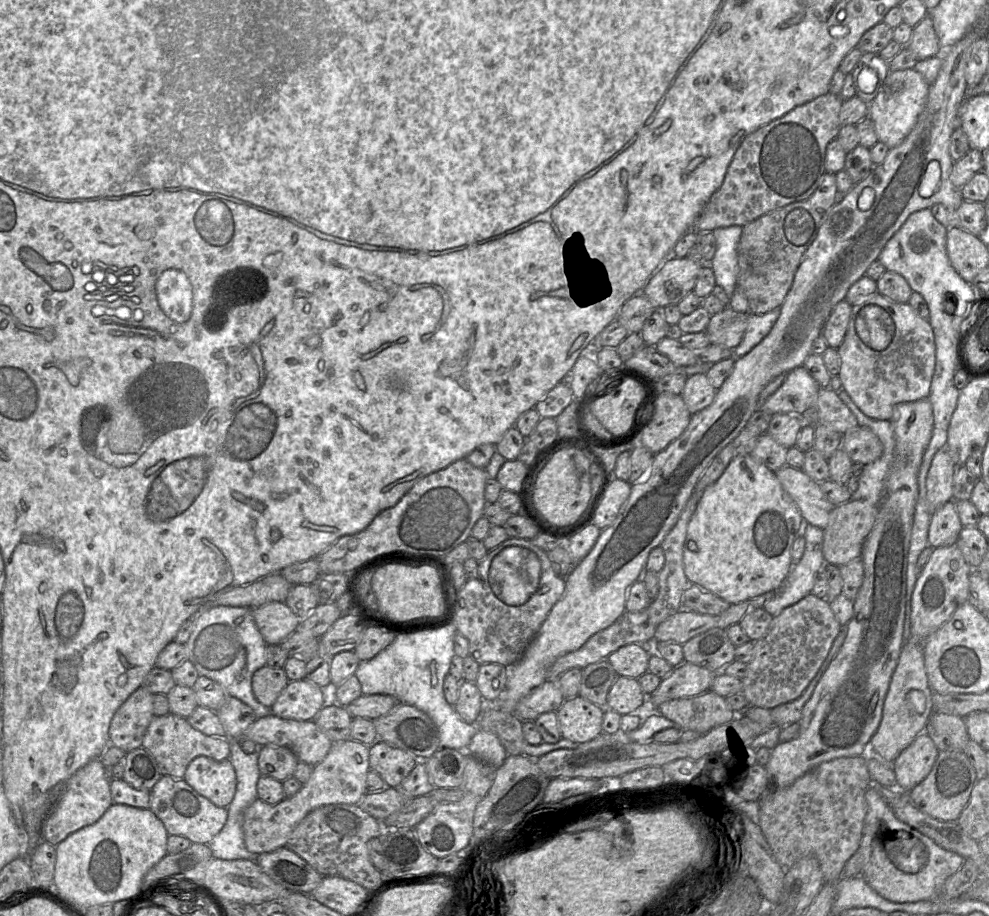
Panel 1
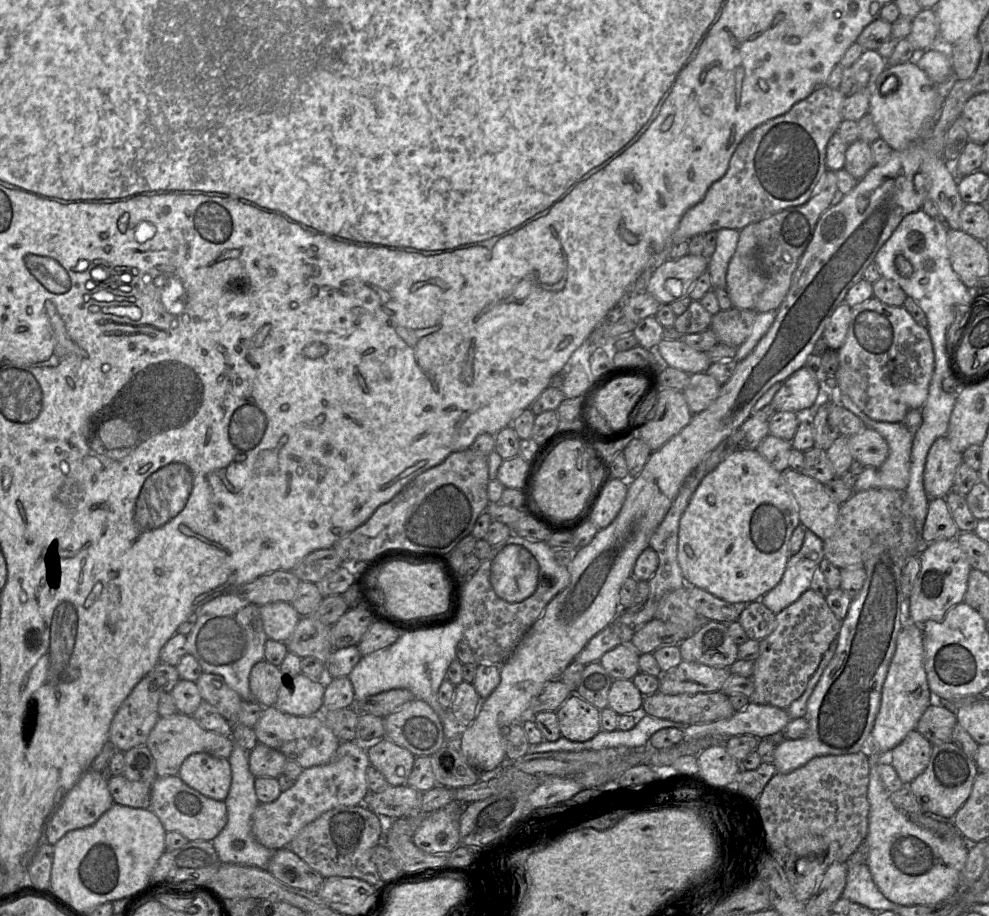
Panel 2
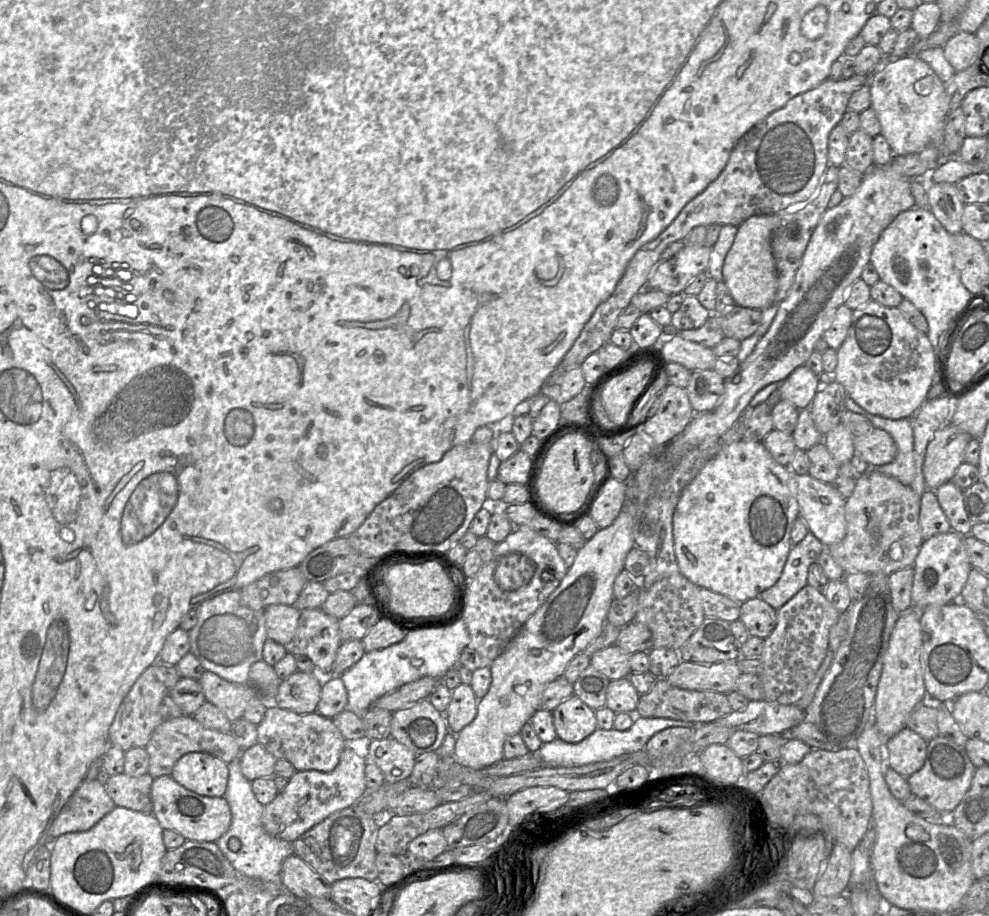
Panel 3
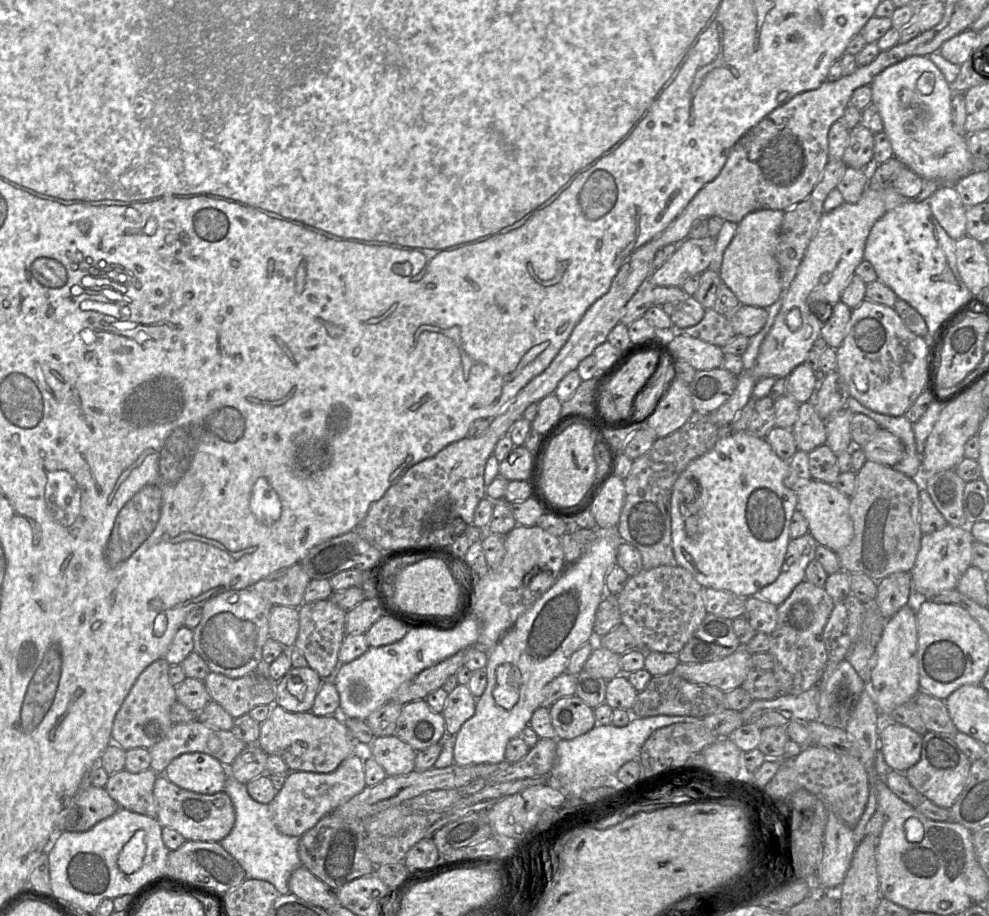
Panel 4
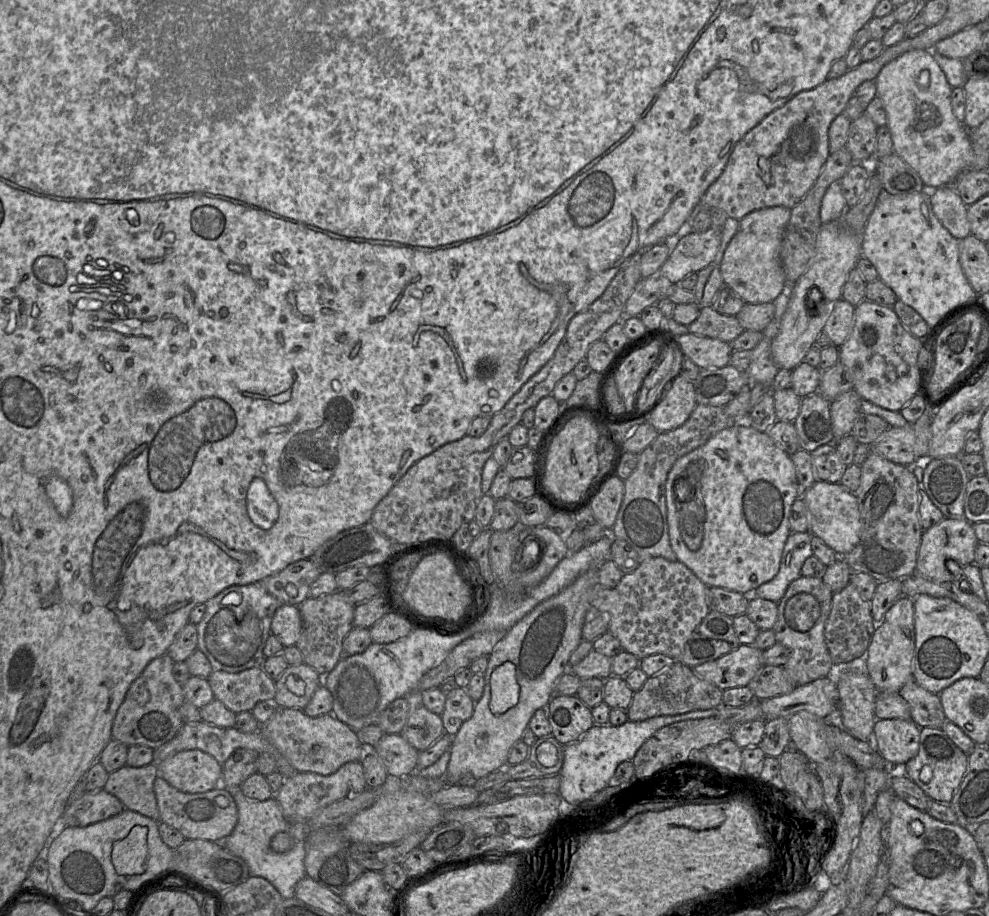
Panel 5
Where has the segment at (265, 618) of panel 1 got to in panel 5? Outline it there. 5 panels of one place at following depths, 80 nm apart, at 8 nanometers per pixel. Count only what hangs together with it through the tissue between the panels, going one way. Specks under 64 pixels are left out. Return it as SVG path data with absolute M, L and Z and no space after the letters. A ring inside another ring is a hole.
M281 605L276 609L271 621L271 633L284 647L293 646L302 631L302 618L298 606Z

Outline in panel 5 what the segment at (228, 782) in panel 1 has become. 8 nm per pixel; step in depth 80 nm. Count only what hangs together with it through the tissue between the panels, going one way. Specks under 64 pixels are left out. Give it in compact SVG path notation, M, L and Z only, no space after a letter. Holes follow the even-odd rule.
M198 749L178 752L155 764L159 776L181 792L204 793L221 783L222 765Z

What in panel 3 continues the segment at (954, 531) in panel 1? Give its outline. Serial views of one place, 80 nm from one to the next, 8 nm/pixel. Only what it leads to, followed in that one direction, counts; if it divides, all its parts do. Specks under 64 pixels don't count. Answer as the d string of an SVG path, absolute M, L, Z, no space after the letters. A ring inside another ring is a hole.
M927 489L921 496L919 520L924 540L951 530L934 490Z

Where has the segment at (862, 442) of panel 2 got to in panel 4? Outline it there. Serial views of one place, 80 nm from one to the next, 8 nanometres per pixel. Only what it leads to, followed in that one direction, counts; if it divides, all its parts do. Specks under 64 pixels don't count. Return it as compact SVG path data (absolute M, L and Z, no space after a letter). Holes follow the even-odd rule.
M883 428L862 449L867 460L890 467L898 464L904 457L904 446L900 439Z

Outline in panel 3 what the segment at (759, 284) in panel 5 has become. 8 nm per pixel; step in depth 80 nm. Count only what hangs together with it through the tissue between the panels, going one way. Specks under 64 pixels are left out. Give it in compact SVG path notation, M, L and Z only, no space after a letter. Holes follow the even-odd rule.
M755 215L738 226L723 264L723 281L737 306L763 311L775 304L778 277L771 247L774 228L775 215Z

